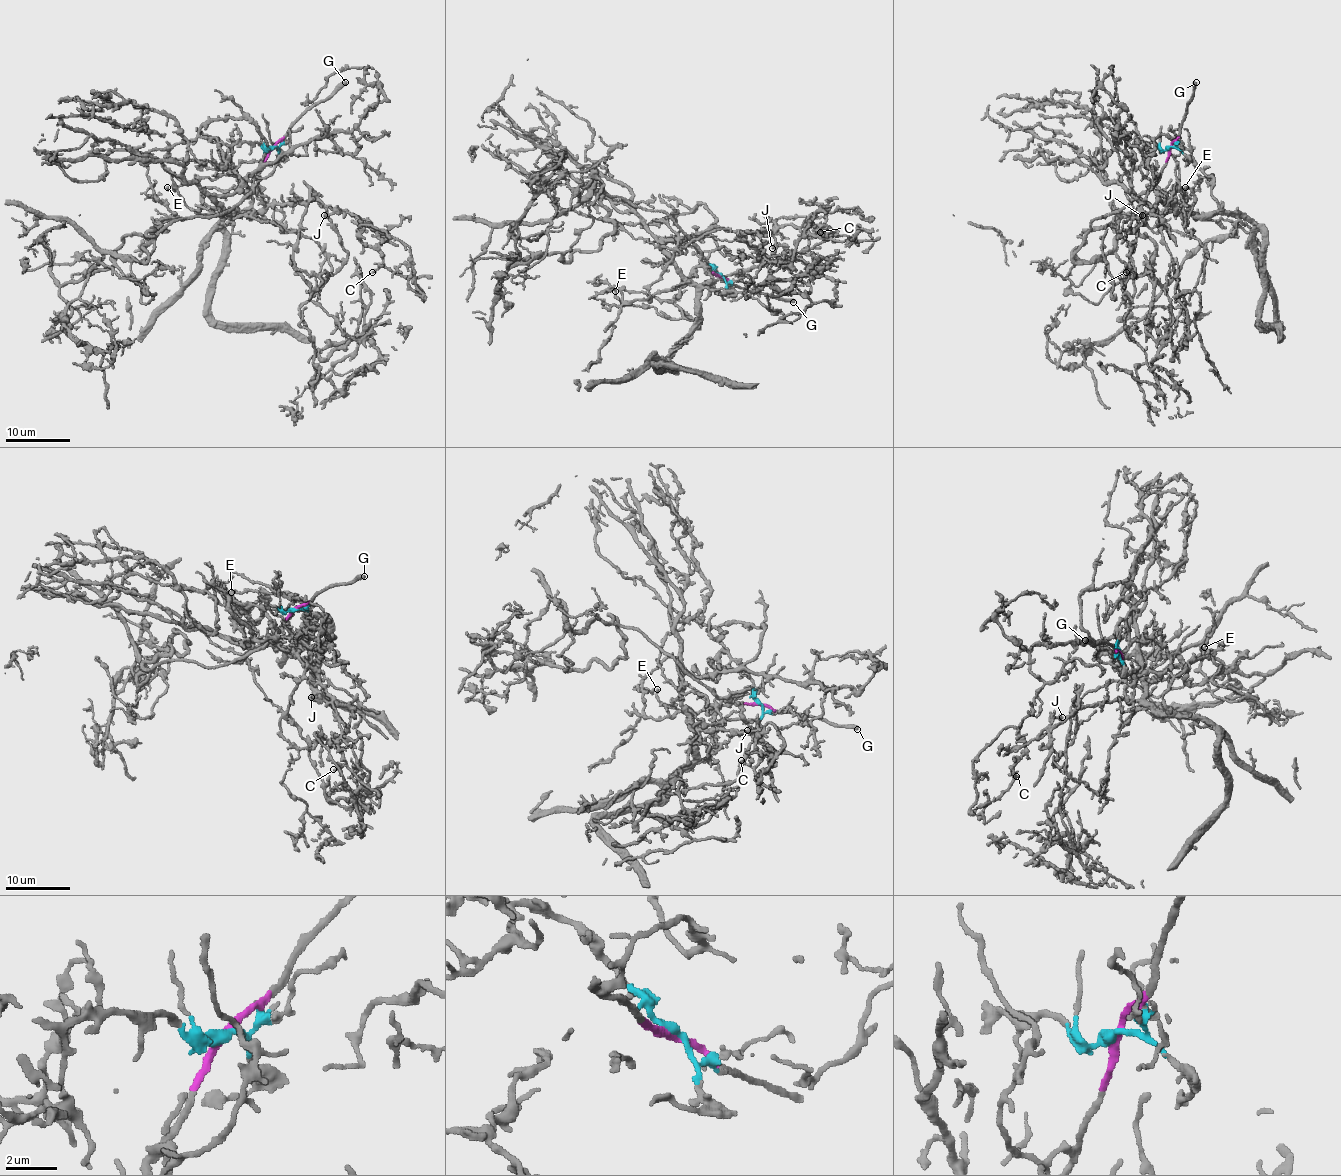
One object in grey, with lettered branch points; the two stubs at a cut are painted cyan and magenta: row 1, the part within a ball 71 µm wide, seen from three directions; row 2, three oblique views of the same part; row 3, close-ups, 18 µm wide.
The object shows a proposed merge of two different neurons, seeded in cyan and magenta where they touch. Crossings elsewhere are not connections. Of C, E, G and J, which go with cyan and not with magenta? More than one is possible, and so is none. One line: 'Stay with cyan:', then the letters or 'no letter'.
Stay with cyan: C, E, J

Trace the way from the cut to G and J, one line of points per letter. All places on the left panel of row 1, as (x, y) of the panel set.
G: (272, 148), (307, 109), (328, 100), (346, 82)
J: (272, 148), (222, 145), (220, 161), (241, 183), (215, 199), (248, 214), (315, 201), (346, 212), (323, 216)

